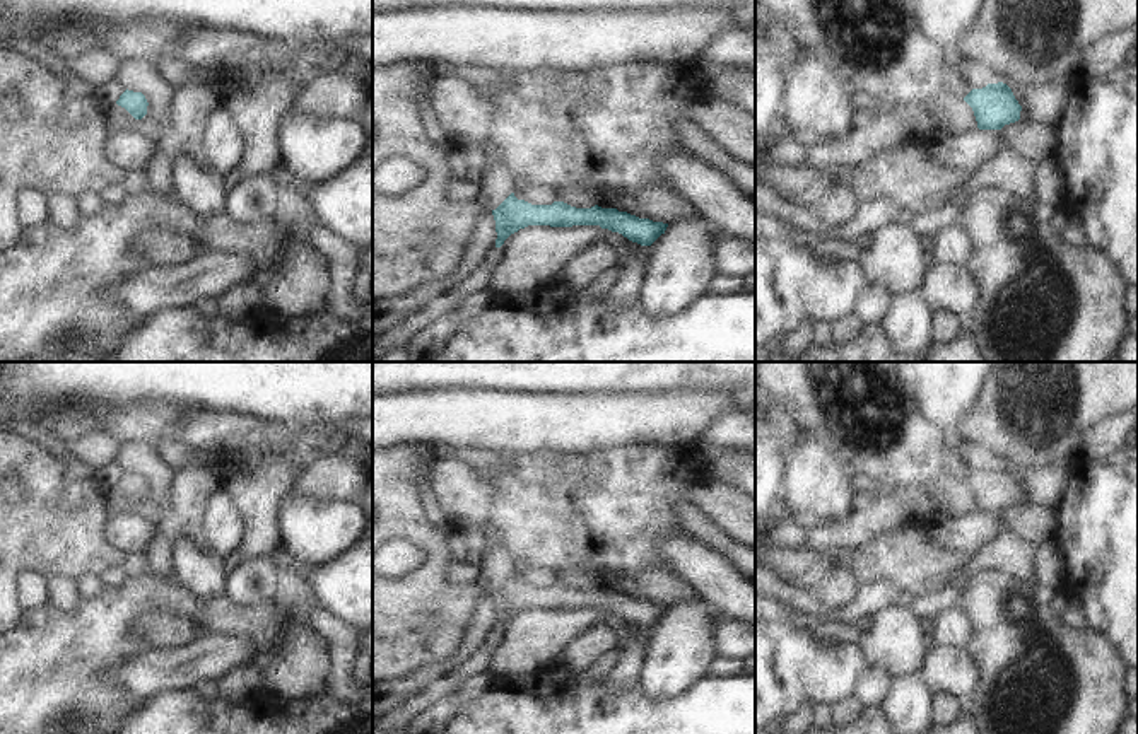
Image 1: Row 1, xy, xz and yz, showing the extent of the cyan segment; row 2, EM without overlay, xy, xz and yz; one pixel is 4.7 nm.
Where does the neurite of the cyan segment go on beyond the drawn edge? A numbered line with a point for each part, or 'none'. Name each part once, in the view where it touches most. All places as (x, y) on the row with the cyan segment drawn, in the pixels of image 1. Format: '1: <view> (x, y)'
none

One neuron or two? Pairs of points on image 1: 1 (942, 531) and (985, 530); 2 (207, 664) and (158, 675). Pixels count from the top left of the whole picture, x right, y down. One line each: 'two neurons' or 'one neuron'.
1: one neuron
2: one neuron

